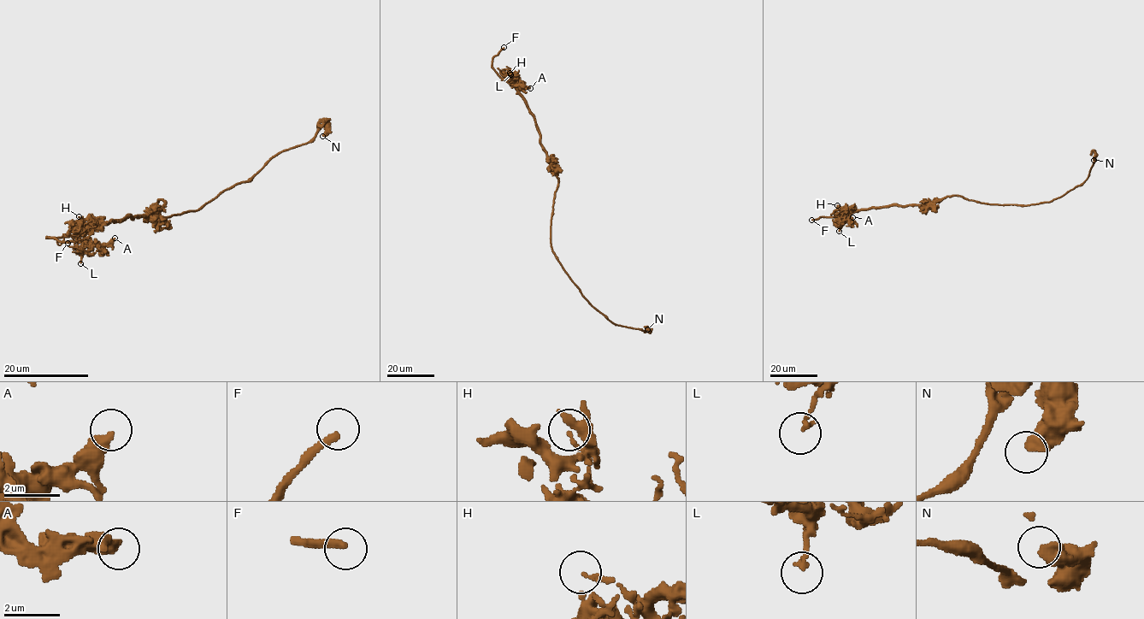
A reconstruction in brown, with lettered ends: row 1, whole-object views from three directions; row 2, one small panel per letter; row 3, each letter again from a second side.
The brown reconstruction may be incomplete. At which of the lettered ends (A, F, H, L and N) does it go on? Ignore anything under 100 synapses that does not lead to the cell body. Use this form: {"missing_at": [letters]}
{"missing_at": ["F"]}

